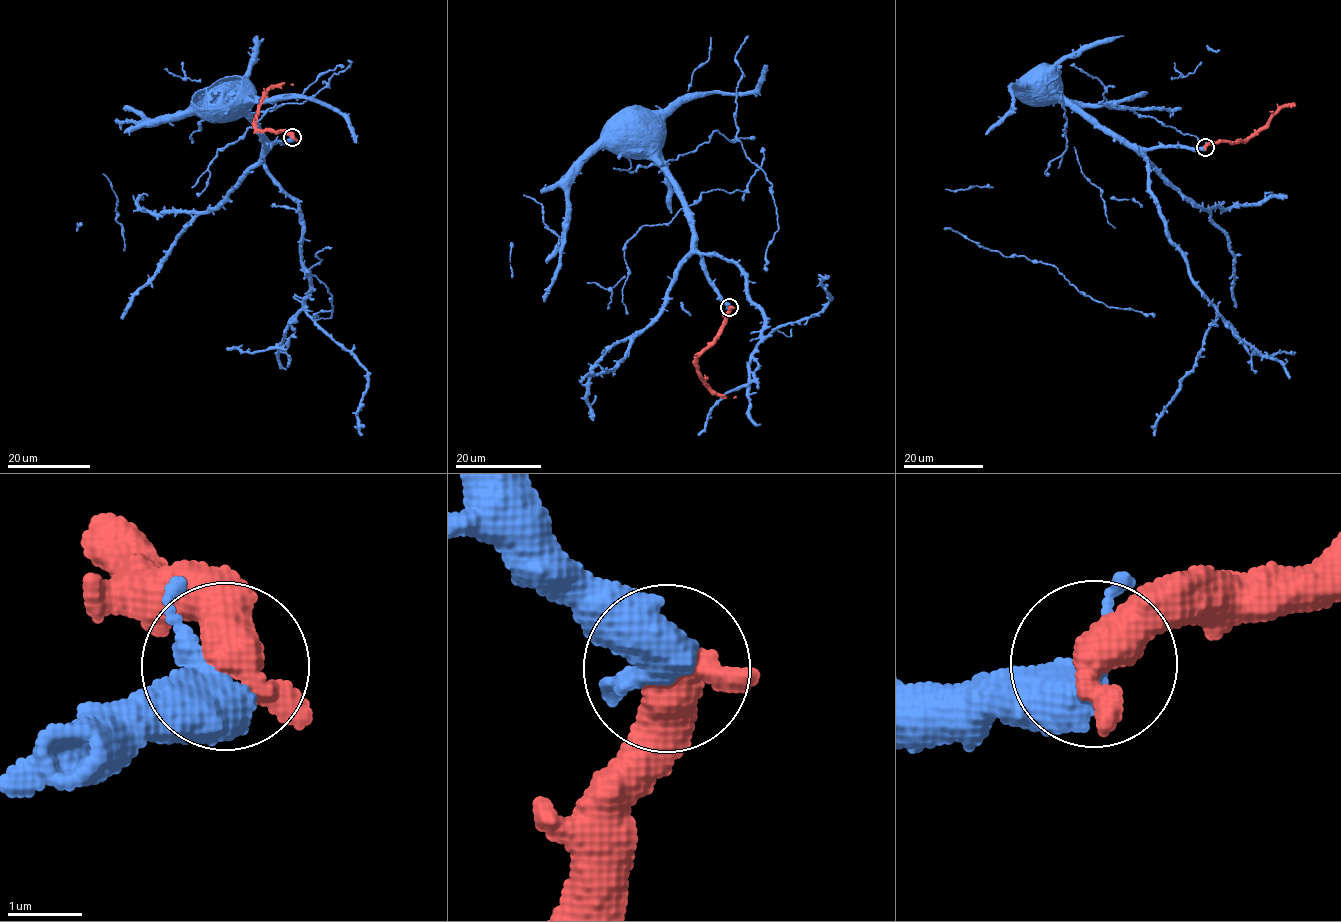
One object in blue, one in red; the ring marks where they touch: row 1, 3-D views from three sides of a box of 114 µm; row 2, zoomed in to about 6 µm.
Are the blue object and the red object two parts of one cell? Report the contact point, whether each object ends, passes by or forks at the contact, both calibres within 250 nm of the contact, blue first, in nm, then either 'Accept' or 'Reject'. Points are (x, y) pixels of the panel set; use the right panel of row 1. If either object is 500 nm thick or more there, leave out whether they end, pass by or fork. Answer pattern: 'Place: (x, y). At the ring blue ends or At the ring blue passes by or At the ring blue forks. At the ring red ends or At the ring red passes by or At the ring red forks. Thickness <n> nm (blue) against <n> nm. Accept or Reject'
Place: (1205, 147). At the ring blue passes by. At the ring red passes by. Thickness 440 nm (blue) against 440 nm. Accept

